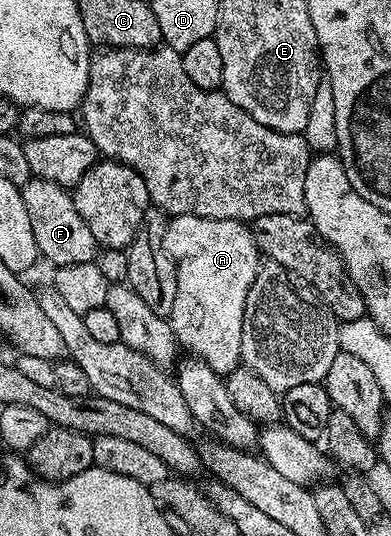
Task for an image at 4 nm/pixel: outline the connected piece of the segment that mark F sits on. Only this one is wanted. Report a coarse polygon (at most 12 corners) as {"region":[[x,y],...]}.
{"region":[[32,177],[29,229],[55,267],[95,261],[95,238],[68,188]]}

